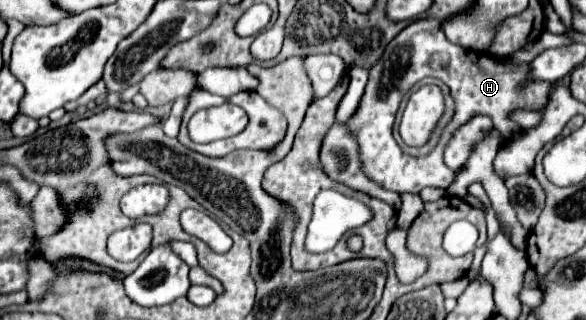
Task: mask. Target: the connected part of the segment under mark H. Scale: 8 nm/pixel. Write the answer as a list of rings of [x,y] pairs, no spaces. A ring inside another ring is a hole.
[[[426,17],[426,19],[418,19],[410,23],[388,43],[388,49],[370,71],[370,79],[368,79],[360,109],[346,123],[358,139],[364,173],[378,185],[396,193],[404,193],[404,191],[420,193],[424,187],[446,189],[448,185],[452,185],[454,171],[444,165],[444,149],[460,125],[468,123],[476,115],[488,115],[494,119],[496,125],[500,125],[502,137],[510,139],[514,133],[522,129],[518,123],[510,119],[512,111],[544,109],[554,83],[538,81],[538,79],[532,81],[528,79],[528,75],[530,75],[528,63],[516,63],[510,57],[506,59],[494,57],[488,51],[464,49],[462,45],[448,41],[444,37],[440,19],[436,17]],[[428,75],[436,75],[450,87],[452,97],[458,107],[456,107],[456,115],[452,123],[444,129],[438,147],[426,157],[410,157],[402,153],[396,139],[392,137],[392,123],[394,123],[394,115],[398,111],[398,105],[404,93],[408,93],[416,85],[416,81]]]

